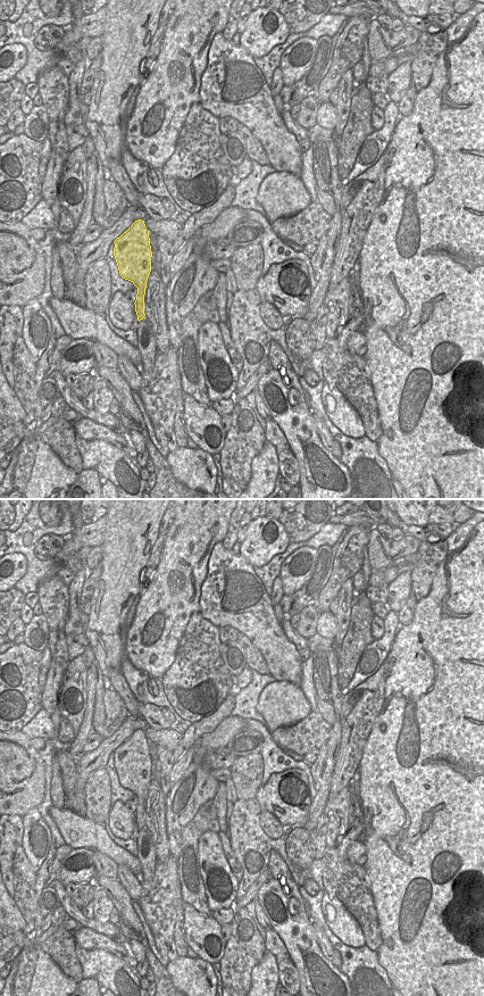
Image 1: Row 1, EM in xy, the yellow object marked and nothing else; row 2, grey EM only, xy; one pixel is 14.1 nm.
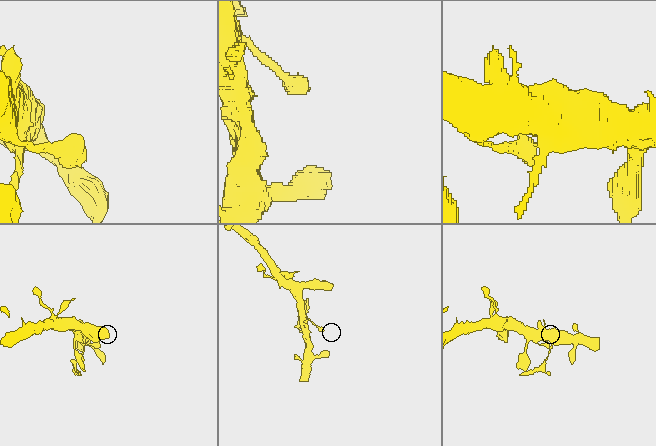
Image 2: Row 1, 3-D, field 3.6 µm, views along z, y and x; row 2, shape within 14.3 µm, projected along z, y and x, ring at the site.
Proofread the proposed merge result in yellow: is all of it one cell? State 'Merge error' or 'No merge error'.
Merge error.

